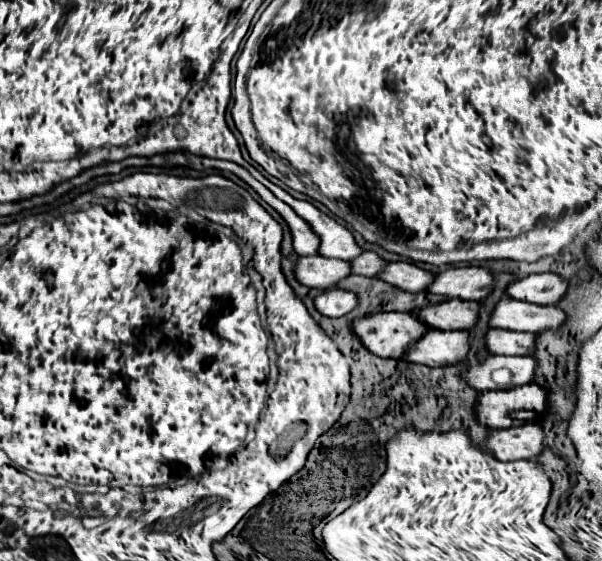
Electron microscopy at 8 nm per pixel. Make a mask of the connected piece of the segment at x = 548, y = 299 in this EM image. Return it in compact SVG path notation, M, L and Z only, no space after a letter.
M541 272L541 274L529 274L525 278L519 278L515 284L507 288L509 298L535 302L535 304L555 304L565 296L569 290L569 282L563 276L557 276L555 272Z

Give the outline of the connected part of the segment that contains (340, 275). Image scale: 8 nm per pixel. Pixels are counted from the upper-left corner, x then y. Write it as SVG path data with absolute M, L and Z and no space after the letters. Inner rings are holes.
M307 256L299 258L295 276L301 284L311 288L335 288L337 282L351 276L351 262L325 256Z

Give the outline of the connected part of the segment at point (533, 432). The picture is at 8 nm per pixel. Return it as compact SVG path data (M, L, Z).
M523 424L519 428L497 430L485 440L485 448L493 450L499 460L537 458L545 450L545 430L541 424Z

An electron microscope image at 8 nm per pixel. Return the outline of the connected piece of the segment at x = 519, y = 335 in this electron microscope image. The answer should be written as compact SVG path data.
M491 328L487 334L487 348L491 354L527 356L537 350L537 334Z

